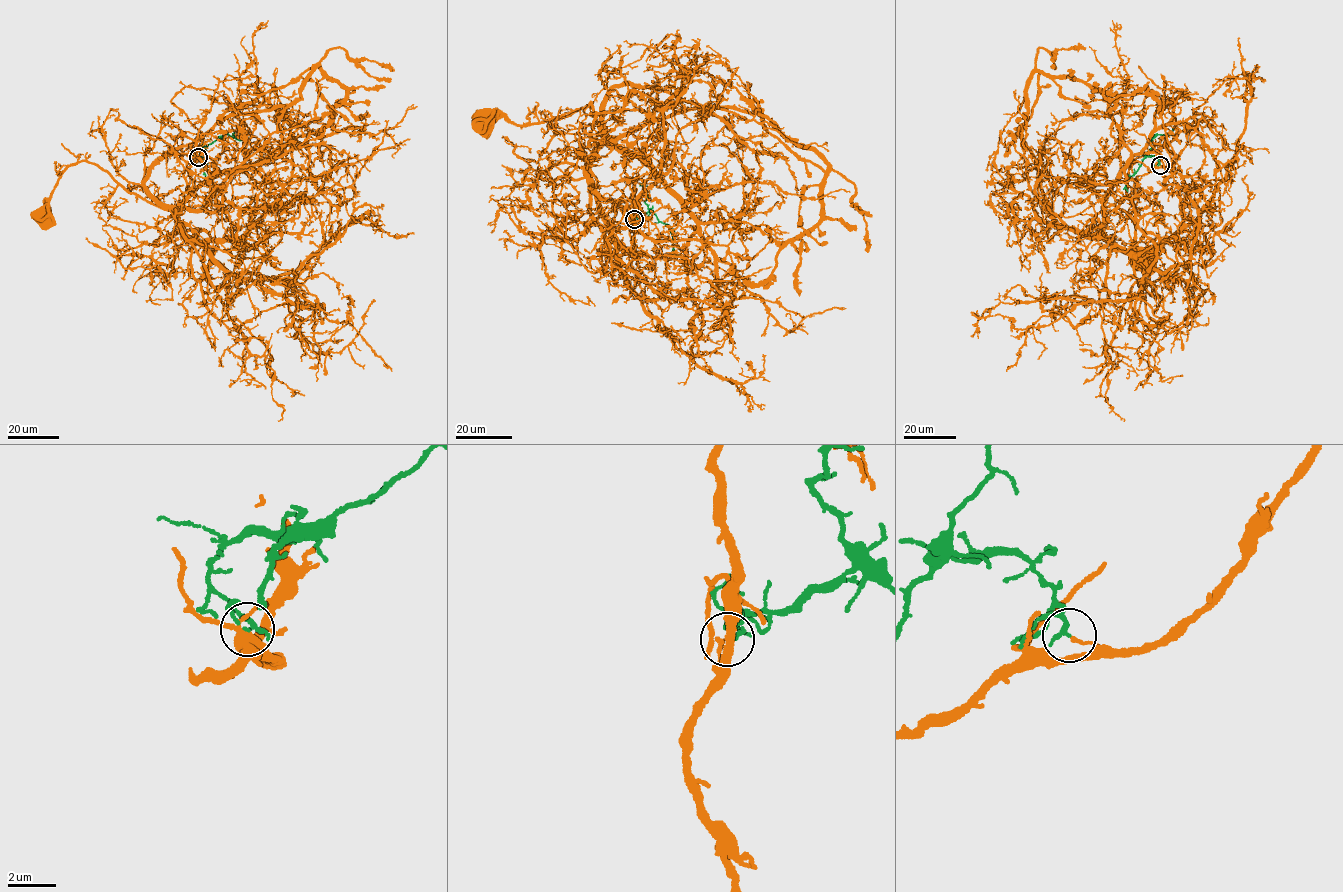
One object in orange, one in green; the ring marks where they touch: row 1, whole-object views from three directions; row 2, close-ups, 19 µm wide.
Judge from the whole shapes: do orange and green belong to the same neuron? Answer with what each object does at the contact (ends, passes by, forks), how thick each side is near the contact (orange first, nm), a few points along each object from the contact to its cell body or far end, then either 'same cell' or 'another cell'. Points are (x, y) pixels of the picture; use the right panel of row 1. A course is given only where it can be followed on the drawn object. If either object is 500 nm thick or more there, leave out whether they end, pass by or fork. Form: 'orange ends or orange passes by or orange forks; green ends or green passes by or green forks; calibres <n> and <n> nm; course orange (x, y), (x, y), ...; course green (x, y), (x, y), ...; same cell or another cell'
orange ends; green ends; calibres 140 and 240 nm; course orange (1160, 165), (1127, 180), (1100, 232), (1083, 234), (1104, 208), (1118, 207), (1147, 266); course green (1160, 165), (1155, 156), (1146, 156), (1152, 138), (1158, 134), (1169, 136), (1170, 130); same cell

